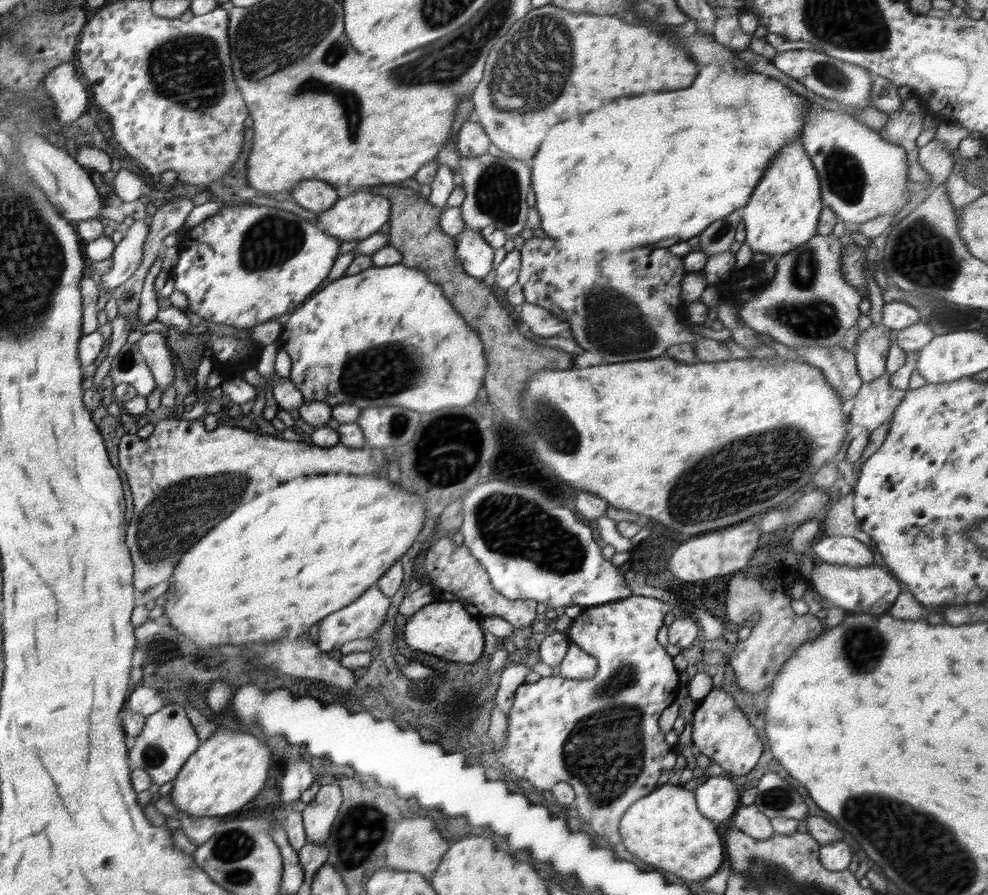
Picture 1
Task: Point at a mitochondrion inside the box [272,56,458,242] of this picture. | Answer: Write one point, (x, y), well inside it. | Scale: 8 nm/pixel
(311, 85)

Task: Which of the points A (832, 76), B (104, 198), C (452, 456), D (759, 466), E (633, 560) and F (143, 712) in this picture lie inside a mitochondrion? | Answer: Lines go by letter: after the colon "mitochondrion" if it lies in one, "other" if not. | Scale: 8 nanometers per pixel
A: mitochondrion
B: other
C: mitochondrion
D: mitochondrion
E: other
F: other

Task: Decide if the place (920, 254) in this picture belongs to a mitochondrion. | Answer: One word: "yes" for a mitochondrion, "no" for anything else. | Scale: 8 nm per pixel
yes

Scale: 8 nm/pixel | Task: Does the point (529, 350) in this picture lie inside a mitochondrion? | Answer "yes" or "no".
no

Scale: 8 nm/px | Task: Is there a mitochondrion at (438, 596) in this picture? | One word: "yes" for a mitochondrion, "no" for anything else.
no

